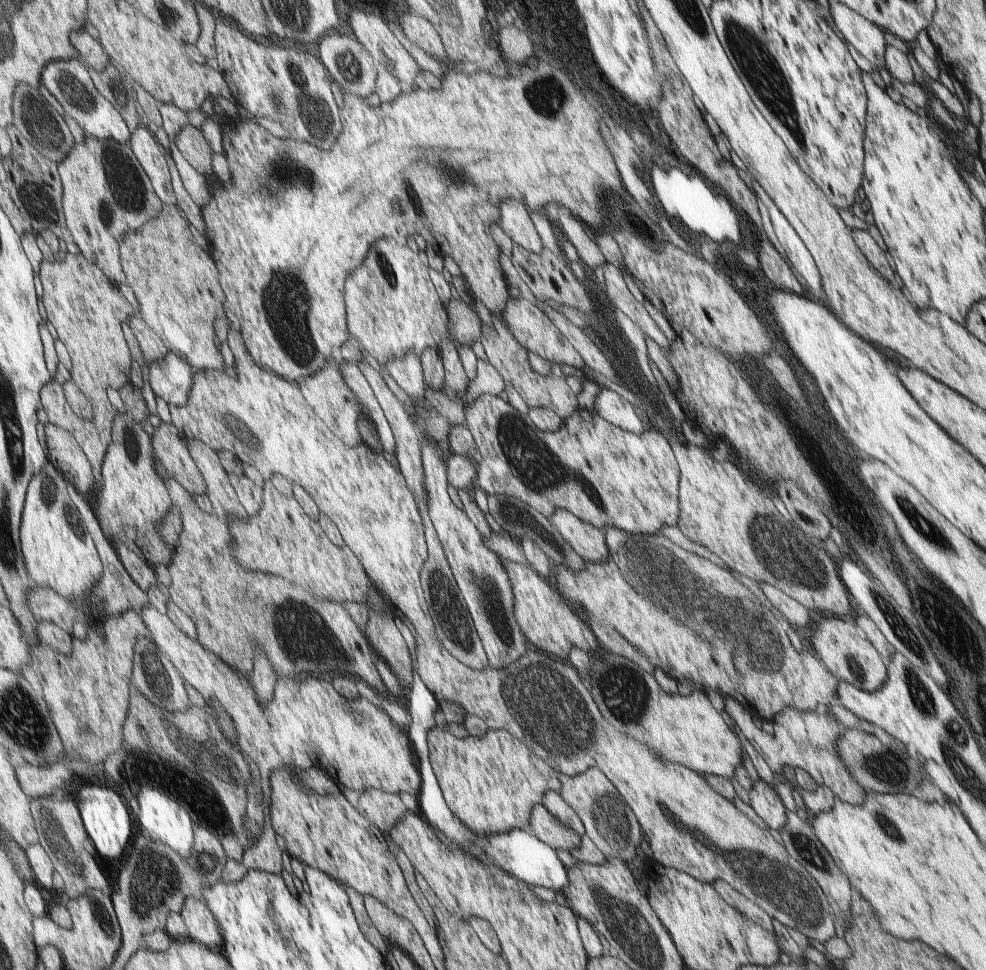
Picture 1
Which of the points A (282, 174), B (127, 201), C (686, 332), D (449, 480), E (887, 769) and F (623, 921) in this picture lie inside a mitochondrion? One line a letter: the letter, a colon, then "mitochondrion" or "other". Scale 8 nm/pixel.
A: mitochondrion
B: mitochondrion
C: other
D: other
E: mitochondrion
F: mitochondrion

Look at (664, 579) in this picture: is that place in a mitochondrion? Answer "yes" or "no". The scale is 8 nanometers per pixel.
yes

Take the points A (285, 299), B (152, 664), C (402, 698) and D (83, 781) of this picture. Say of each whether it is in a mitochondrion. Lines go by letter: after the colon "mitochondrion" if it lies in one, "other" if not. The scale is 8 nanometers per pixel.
A: mitochondrion
B: mitochondrion
C: other
D: other

